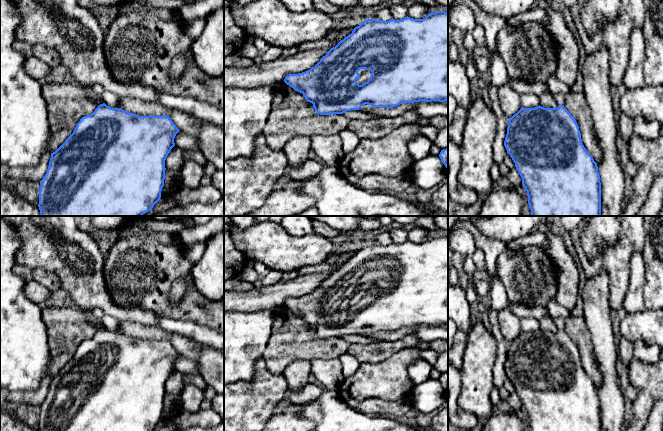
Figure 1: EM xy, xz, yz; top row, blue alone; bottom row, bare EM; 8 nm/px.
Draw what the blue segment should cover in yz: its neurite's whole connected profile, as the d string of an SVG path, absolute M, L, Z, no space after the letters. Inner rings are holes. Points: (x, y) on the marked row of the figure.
M553 94L558 107L522 107L509 118L504 146L522 178L531 216L601 216L597 163L584 147L579 126L564 107L565 94Z

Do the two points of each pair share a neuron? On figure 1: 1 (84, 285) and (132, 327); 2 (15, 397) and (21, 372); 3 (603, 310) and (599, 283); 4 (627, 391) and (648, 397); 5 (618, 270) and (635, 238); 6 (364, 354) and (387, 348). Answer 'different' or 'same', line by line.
1: different
2: different
3: same
4: different
5: same
6: same

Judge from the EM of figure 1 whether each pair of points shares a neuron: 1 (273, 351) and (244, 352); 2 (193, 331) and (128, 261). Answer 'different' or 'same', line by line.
1: different
2: different

